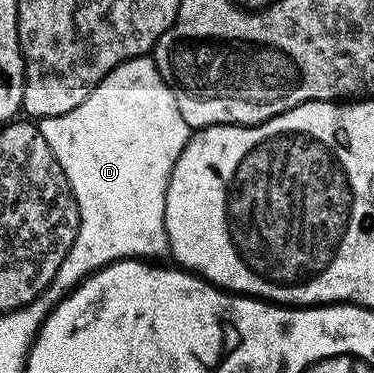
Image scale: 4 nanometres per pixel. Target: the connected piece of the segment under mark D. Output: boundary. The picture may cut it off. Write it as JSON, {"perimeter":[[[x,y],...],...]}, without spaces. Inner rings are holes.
{"perimeter":[[[145,58],[143,60],[126,61],[122,66],[114,69],[96,87],[94,94],[90,94],[90,98],[86,98],[86,102],[82,102],[82,106],[78,106],[78,110],[58,118],[39,121],[39,125],[46,142],[50,142],[50,150],[54,150],[54,158],[58,158],[62,170],[66,170],[66,178],[74,190],[76,201],[80,207],[80,216],[157,216],[162,223],[166,222],[170,203],[170,191],[168,192],[168,188],[171,189],[173,187],[172,175],[176,169],[178,158],[182,158],[182,154],[186,150],[186,146],[189,140],[192,139],[194,132],[193,129],[189,128],[186,118],[182,118],[182,110],[178,110],[178,102],[174,98],[170,86],[157,70],[155,59]]]}

